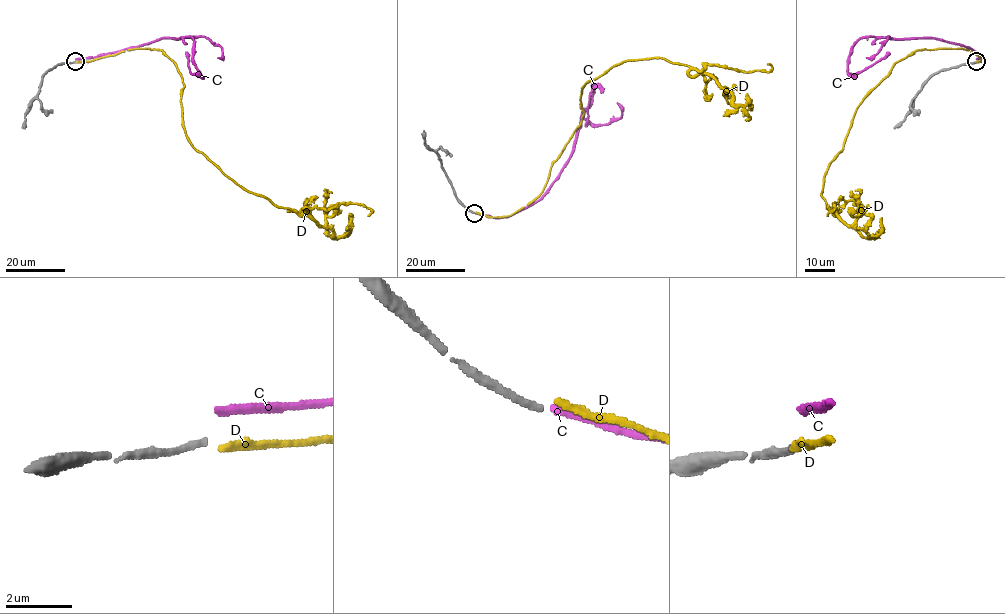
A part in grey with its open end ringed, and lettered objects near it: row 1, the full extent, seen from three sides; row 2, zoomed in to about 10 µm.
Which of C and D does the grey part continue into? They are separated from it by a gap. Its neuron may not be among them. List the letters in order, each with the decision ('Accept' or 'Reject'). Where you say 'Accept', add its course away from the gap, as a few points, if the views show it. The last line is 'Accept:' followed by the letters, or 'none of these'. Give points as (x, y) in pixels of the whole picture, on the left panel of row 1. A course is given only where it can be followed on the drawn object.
C: Reject
D: Reject
Accept: none of these

